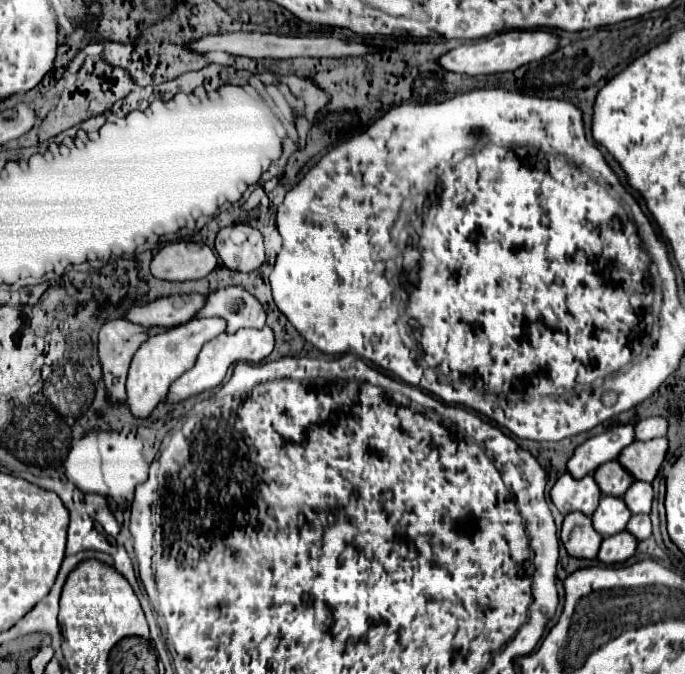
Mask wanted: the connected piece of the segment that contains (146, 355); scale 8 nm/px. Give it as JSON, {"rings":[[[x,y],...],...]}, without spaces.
{"rings":[[[210,317],[210,319],[192,319],[188,323],[182,325],[174,325],[170,329],[166,329],[164,333],[158,335],[150,335],[142,347],[134,353],[134,359],[130,363],[130,371],[128,371],[128,381],[126,381],[126,391],[128,391],[128,405],[132,415],[136,417],[148,417],[152,413],[152,409],[156,407],[156,403],[160,399],[166,397],[170,383],[174,379],[178,379],[180,375],[184,375],[190,367],[194,367],[196,357],[202,349],[202,345],[210,339],[214,339],[216,335],[220,335],[226,329],[226,321],[218,319],[218,317]]]}

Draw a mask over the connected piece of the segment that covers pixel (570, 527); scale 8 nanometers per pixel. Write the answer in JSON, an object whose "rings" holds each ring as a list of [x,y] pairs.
{"rings":[[[572,511],[564,517],[560,539],[572,557],[594,559],[598,555],[604,537],[598,537],[592,519],[588,515],[582,515],[580,511]]]}

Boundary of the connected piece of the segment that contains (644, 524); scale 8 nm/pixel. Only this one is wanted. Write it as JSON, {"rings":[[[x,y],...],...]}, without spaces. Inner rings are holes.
{"rings":[[[632,515],[632,519],[628,521],[626,529],[630,533],[634,533],[638,539],[646,539],[652,533],[652,523],[650,523],[650,515]]]}

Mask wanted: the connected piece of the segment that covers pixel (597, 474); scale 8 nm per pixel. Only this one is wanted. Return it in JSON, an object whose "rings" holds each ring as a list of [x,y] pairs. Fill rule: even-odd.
{"rings":[[[610,461],[598,467],[598,471],[594,471],[594,479],[602,495],[624,495],[634,481],[634,477],[628,475],[628,471],[618,461]]]}

